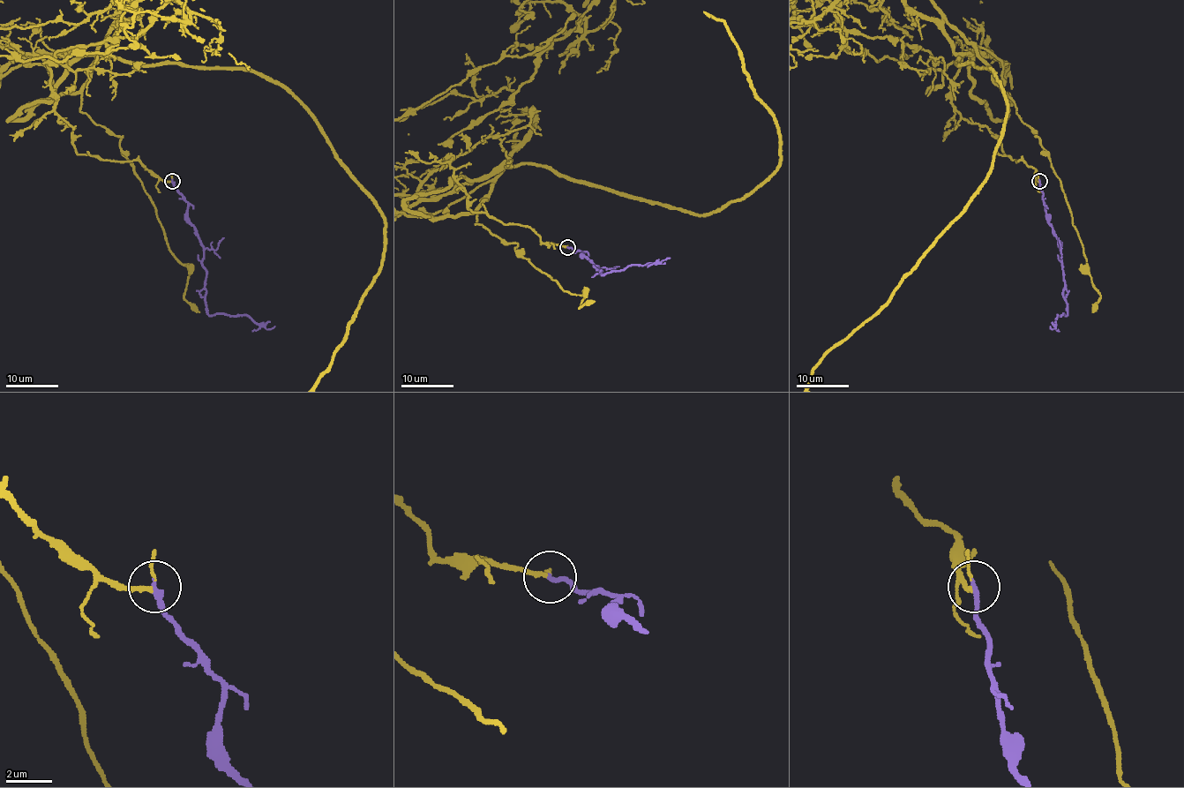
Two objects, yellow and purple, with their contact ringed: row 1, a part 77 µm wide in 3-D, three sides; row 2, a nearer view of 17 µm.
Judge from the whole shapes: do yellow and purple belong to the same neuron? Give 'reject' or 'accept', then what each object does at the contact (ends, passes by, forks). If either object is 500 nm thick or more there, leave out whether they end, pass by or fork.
accept; yellow passes by; purple ends there

